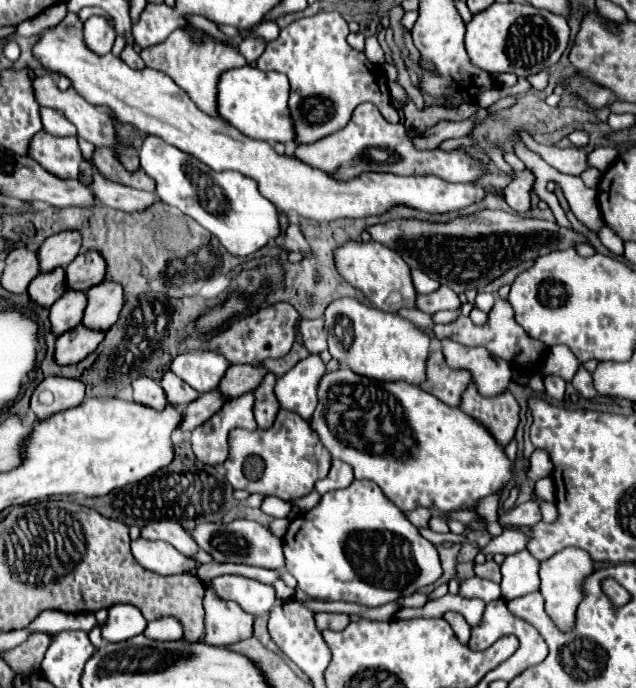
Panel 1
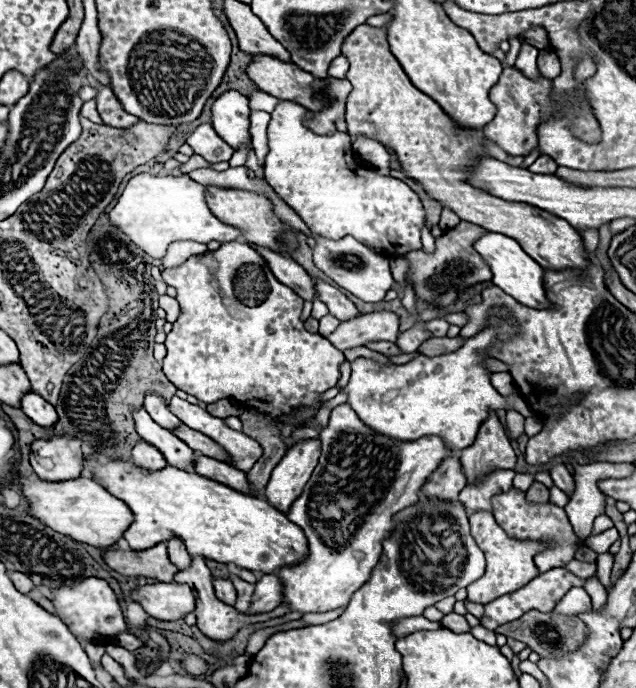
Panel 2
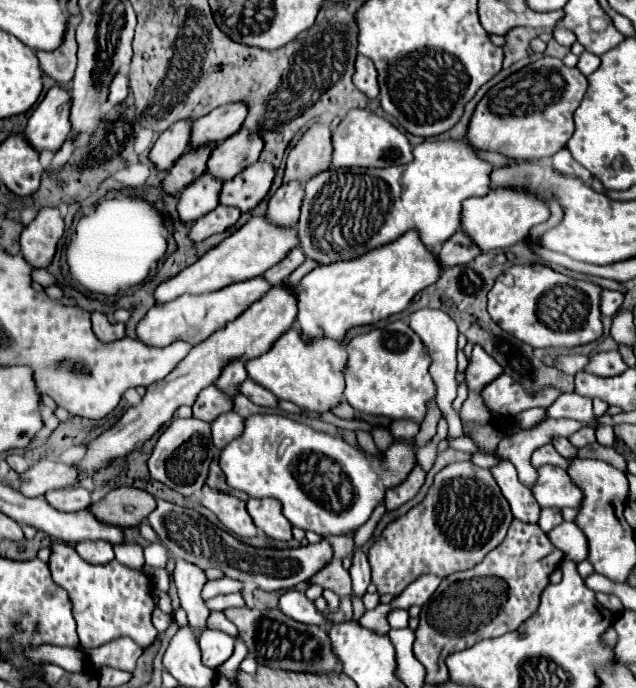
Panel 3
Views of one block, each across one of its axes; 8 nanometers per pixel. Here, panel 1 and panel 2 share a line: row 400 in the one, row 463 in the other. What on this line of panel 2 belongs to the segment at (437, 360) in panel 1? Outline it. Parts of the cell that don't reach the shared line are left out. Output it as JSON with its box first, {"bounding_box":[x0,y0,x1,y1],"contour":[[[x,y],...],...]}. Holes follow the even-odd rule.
{"bounding_box":[424,456,466,502],"contour":[[[458,456],[446,458],[440,468],[432,474],[432,478],[424,486],[426,498],[438,498],[444,502],[456,502],[460,490],[466,486],[466,478],[460,468]]]}

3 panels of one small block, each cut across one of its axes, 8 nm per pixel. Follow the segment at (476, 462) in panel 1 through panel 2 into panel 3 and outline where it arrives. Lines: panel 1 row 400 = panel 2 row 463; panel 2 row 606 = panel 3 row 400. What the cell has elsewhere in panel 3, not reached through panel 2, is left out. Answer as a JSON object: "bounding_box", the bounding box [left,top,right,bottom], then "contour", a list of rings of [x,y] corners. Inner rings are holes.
{"bounding_box":[246,324,344,412],"contour":[[[294,324],[272,344],[272,348],[266,354],[248,360],[246,370],[254,382],[268,388],[274,396],[290,400],[300,408],[328,412],[332,406],[336,406],[336,402],[342,400],[344,364],[344,346],[340,346],[336,340],[324,338],[304,342],[300,328]]]}

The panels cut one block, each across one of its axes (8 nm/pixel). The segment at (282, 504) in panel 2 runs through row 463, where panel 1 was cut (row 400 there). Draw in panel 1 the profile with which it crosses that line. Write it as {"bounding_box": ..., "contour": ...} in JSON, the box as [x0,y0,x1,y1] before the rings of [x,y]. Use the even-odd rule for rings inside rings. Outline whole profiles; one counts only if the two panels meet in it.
{"bounding_box":[276,356,326,420],"contour":[[[308,356],[280,376],[276,382],[276,398],[280,400],[280,408],[292,410],[304,420],[310,420],[318,400],[316,386],[320,384],[320,376],[324,376],[324,372],[326,368],[320,356]]]}

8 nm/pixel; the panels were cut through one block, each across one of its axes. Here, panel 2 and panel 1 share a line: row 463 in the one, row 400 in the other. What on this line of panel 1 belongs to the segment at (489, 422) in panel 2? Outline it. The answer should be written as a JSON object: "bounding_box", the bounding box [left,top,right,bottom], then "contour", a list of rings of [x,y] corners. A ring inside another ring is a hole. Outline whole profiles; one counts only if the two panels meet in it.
{"bounding_box":[460,382,520,446],"contour":[[[472,382],[462,396],[460,410],[482,422],[502,446],[512,440],[520,420],[518,402],[510,392],[502,392],[500,396],[480,396]]]}

